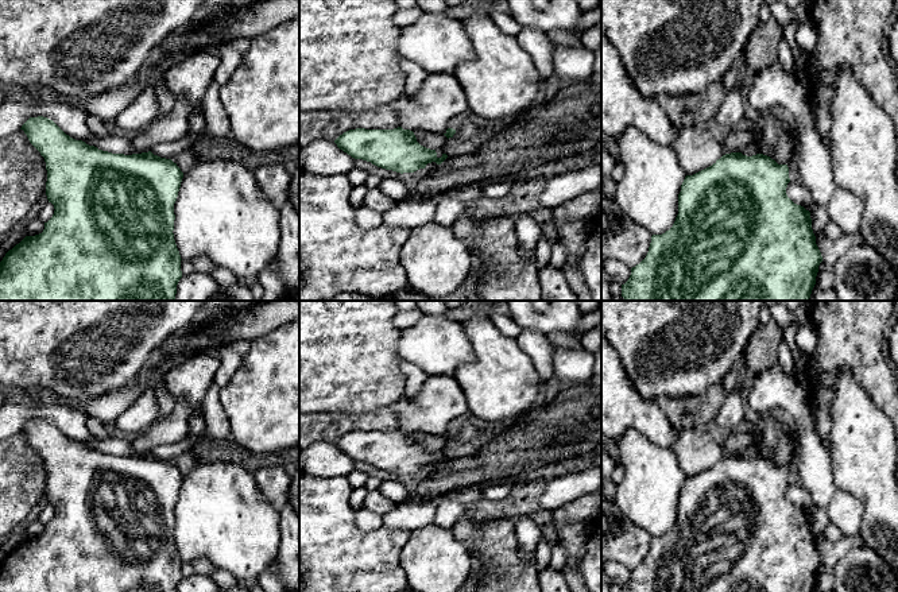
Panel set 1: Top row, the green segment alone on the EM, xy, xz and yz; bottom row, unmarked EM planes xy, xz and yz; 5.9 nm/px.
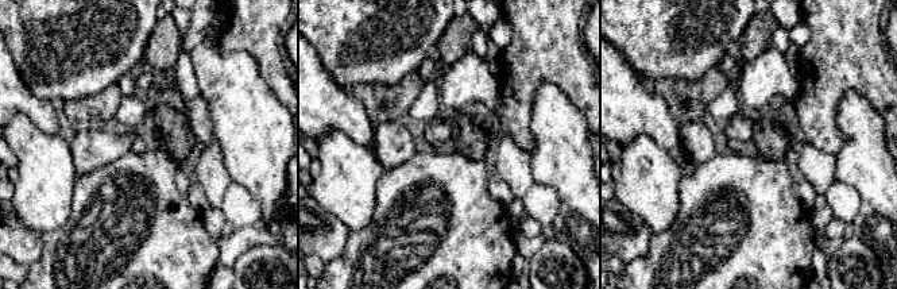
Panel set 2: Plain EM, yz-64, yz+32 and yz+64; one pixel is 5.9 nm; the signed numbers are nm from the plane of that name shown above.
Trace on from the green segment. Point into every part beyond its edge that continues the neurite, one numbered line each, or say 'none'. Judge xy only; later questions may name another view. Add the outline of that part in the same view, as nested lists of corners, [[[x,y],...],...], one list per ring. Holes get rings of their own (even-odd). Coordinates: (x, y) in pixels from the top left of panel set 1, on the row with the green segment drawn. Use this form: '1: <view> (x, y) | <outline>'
none

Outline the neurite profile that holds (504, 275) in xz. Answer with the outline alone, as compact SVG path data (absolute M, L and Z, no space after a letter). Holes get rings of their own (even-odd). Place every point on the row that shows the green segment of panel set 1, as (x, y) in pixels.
M469 209L450 227L453 233L464 241L472 259L480 262L476 294L481 301L542 301L539 268L534 255L525 260L518 245L511 217L477 218Z

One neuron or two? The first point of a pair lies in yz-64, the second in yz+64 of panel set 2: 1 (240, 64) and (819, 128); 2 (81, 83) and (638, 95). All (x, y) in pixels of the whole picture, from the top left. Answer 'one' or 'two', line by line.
1: two
2: two

